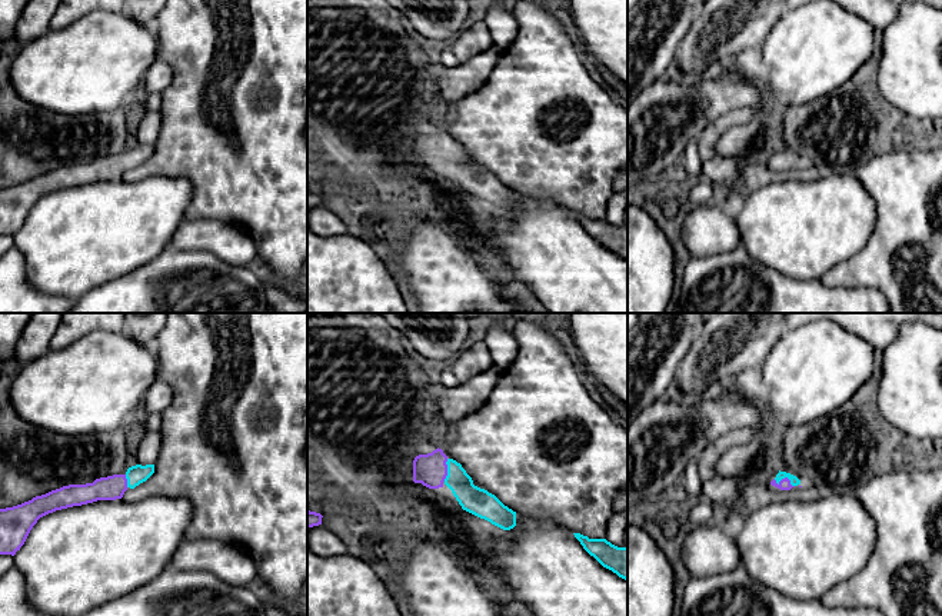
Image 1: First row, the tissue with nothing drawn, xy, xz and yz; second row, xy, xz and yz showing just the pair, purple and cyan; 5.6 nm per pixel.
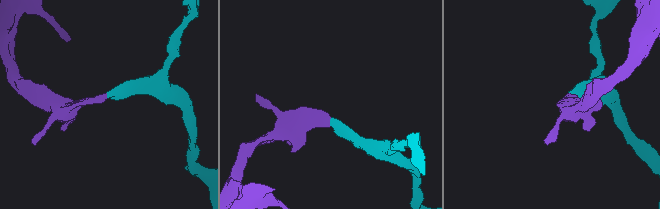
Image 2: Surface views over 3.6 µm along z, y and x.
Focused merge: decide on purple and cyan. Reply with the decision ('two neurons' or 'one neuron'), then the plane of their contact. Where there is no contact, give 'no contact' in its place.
one neuron; contact in yz

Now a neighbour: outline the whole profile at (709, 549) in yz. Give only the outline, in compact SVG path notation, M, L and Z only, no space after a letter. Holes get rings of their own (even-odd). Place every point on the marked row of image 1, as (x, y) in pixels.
M722 522L695 525L683 536L682 557L690 577L723 575L740 566L733 530Z

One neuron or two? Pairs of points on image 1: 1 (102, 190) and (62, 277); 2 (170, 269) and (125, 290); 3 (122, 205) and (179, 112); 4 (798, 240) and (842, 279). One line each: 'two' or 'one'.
1: one
2: one
3: two
4: two

